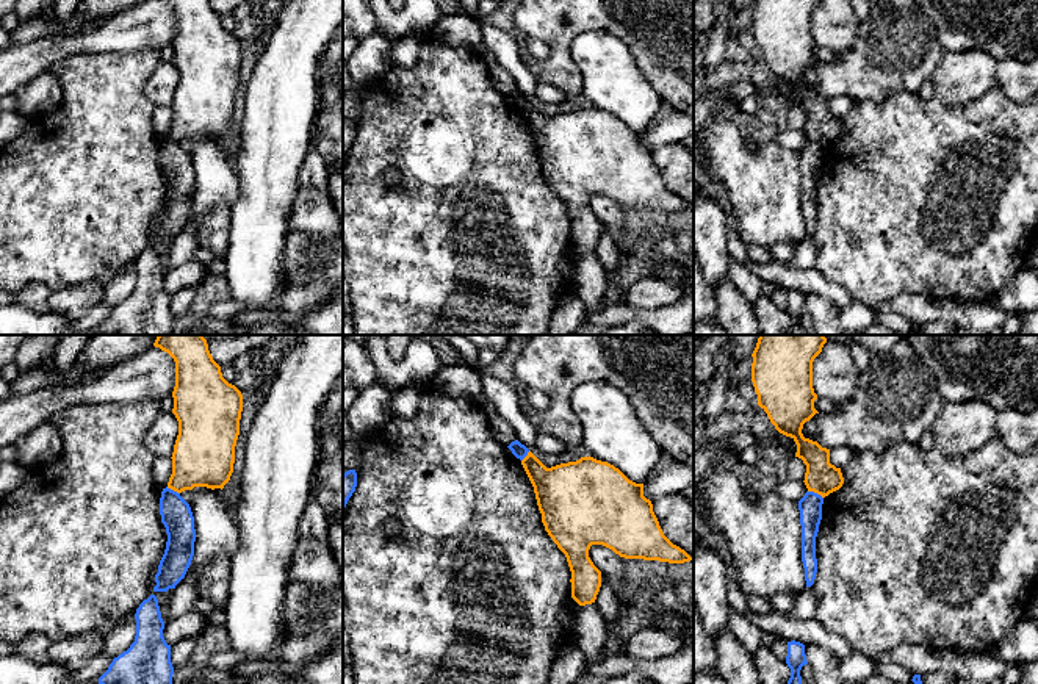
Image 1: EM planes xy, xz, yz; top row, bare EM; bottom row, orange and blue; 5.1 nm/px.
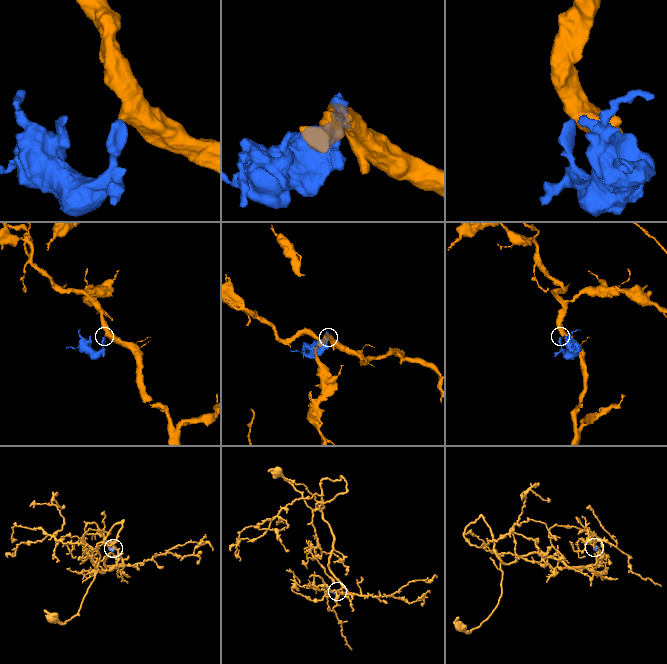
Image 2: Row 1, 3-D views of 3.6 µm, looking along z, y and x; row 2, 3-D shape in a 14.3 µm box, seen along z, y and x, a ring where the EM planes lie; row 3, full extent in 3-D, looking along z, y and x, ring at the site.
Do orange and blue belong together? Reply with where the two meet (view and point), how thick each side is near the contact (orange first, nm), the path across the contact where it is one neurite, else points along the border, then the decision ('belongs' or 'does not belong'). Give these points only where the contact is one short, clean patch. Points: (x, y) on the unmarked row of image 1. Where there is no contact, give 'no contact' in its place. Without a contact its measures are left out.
meets orange in yz at (816, 141); 170 nm thick on the orange side, 120 nm on the other; border along yz (808, 140), (822, 147); does not belong

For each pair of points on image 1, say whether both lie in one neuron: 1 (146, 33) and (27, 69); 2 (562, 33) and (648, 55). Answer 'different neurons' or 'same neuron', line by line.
1: same neuron
2: same neuron

